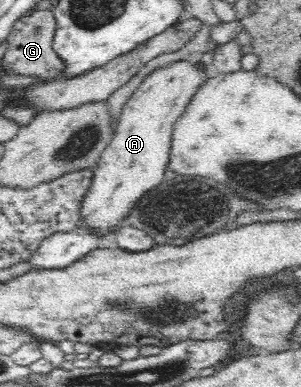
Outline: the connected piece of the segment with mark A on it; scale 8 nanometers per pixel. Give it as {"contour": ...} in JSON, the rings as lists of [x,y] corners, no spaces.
{"contour":[[[180,60],[150,72],[123,106],[113,138],[101,154],[100,162],[92,170],[91,186],[87,188],[87,194],[81,200],[81,206],[79,206],[79,215],[82,218],[81,228],[90,230],[99,238],[110,233],[115,234],[123,227],[123,222],[127,220],[133,207],[141,198],[165,180],[165,172],[169,169],[171,160],[173,128],[177,120],[185,114],[201,84],[207,80],[207,74],[197,65],[191,61]]]}

